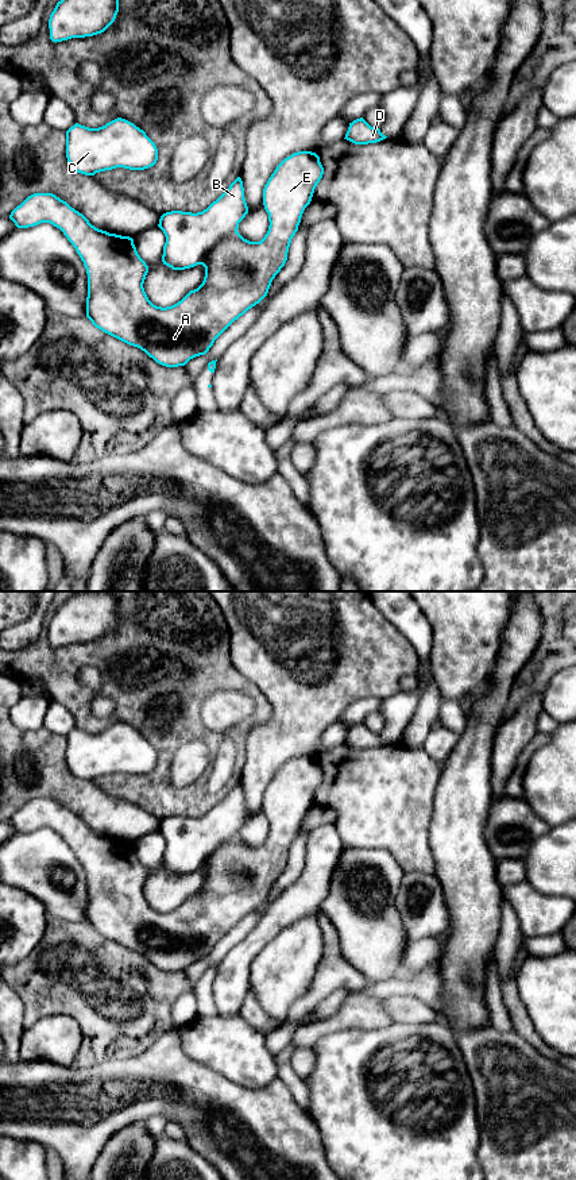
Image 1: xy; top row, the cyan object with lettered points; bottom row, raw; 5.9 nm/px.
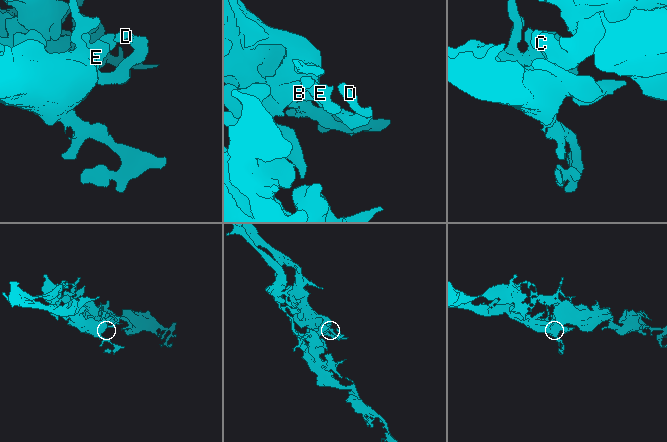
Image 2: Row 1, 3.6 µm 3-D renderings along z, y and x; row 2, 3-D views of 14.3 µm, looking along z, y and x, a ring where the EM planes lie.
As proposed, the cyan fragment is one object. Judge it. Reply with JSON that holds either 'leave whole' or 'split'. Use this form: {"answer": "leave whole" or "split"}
{"answer": "leave whole"}

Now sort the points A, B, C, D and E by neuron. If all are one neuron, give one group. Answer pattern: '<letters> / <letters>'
A B C D E

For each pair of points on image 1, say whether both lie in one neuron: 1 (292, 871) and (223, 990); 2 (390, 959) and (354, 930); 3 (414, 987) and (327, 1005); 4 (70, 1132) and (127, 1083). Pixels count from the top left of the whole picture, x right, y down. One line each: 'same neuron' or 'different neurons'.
1: different neurons
2: same neuron
3: different neurons
4: same neuron

